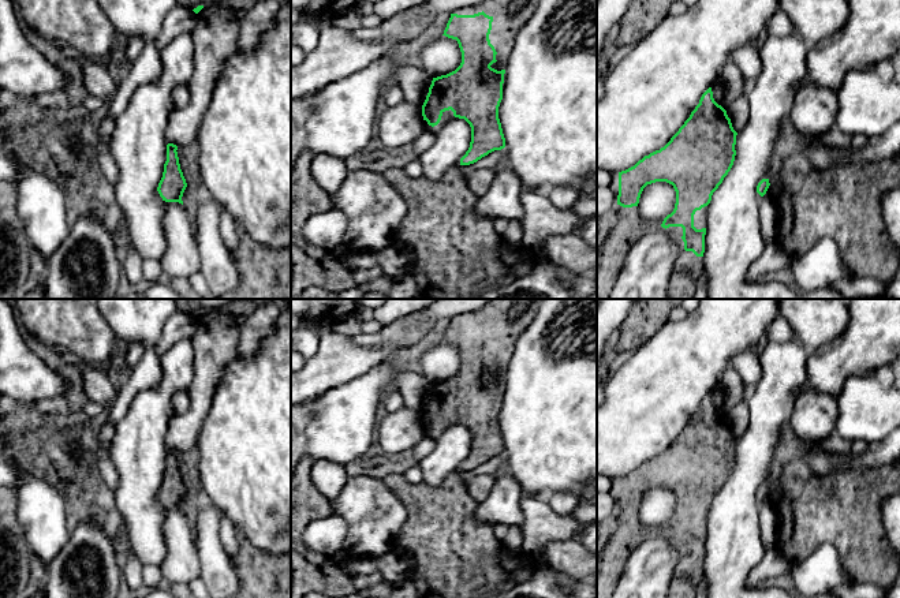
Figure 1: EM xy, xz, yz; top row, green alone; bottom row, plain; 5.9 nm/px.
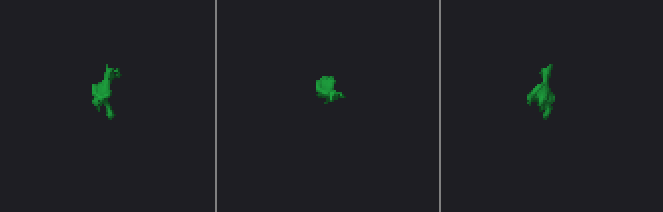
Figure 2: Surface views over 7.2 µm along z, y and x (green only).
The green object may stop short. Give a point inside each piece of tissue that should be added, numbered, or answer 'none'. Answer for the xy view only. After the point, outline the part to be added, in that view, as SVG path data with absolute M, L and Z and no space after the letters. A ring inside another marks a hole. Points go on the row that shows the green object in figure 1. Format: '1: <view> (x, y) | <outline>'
none

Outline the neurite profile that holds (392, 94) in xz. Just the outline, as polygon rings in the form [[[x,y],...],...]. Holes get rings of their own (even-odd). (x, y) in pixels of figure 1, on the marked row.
[[[391,82],[382,89],[382,100],[386,106],[393,106],[404,101],[404,94],[397,85]]]

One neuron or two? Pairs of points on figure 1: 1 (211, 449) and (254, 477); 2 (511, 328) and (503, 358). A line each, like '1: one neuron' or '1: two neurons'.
1: one neuron
2: one neuron

